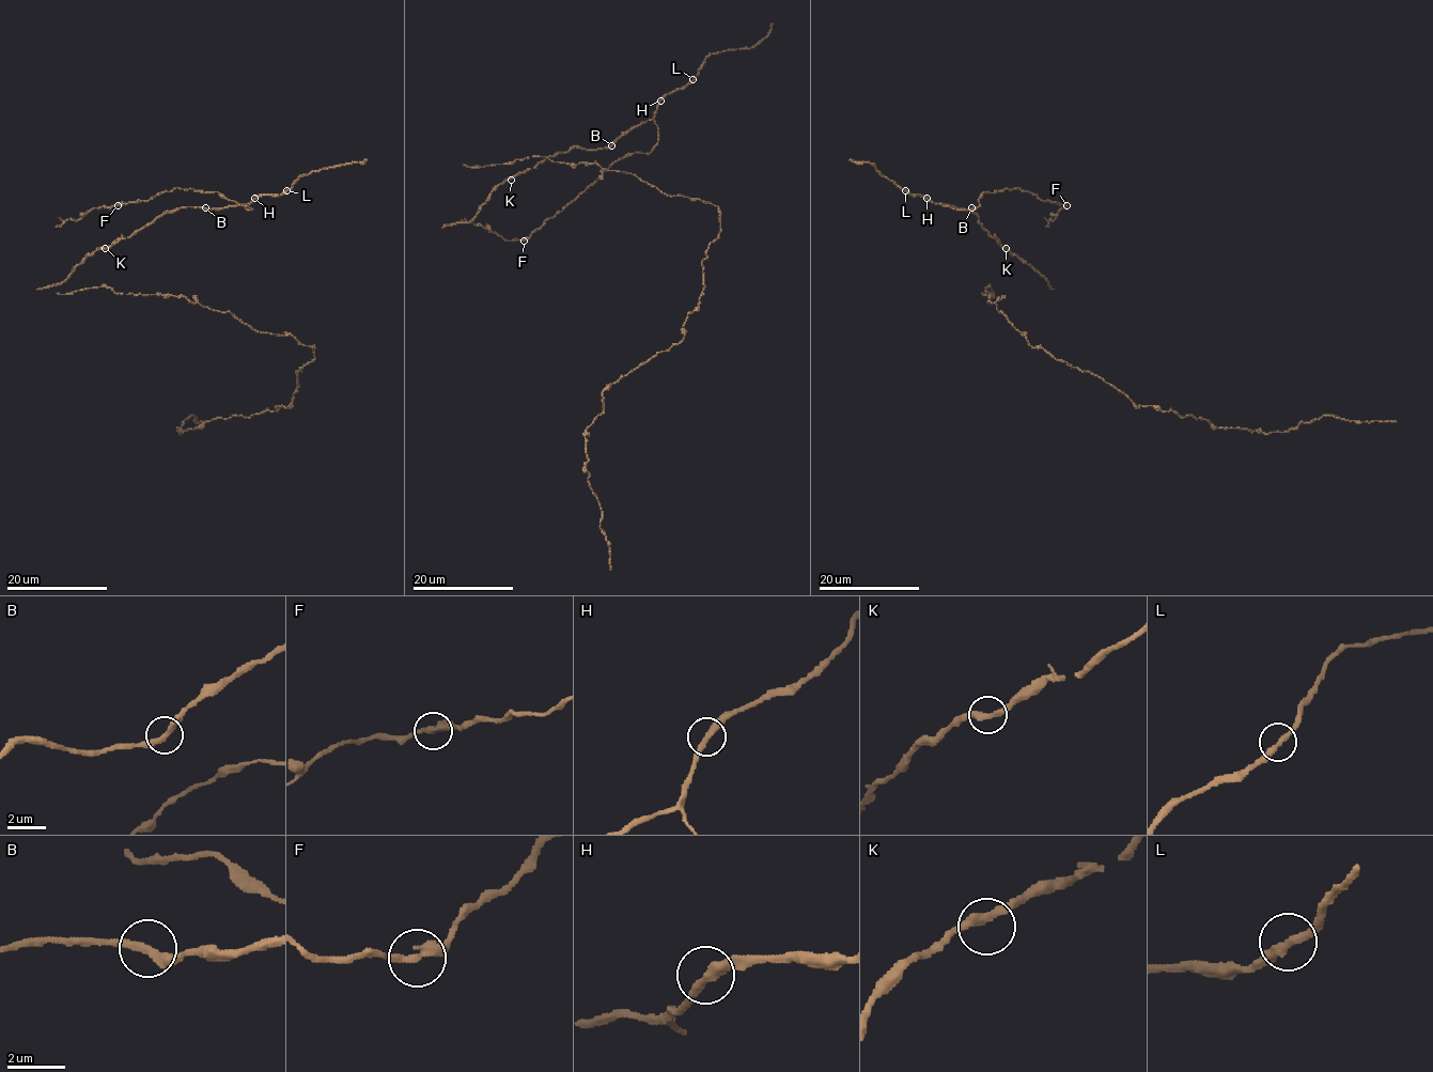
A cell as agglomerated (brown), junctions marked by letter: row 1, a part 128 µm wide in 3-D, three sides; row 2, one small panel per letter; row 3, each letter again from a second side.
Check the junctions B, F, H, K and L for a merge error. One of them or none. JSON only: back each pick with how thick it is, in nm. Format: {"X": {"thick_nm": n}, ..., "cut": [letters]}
{"F": {"thick_nm": 320}, "cut": ["F"]}

